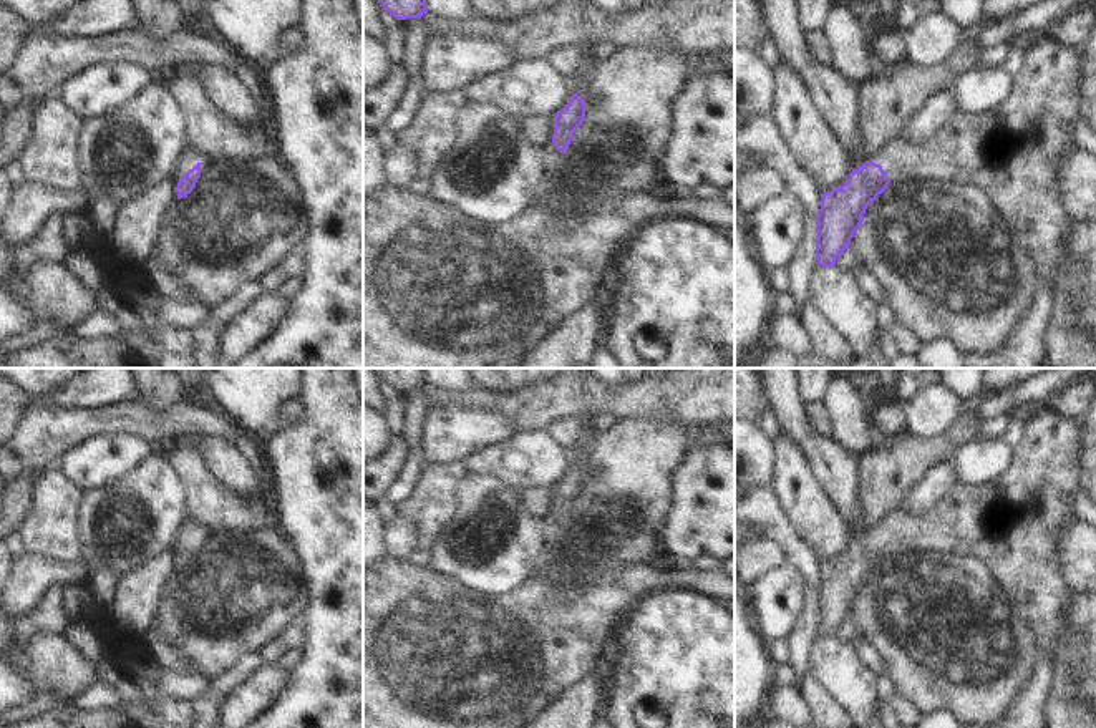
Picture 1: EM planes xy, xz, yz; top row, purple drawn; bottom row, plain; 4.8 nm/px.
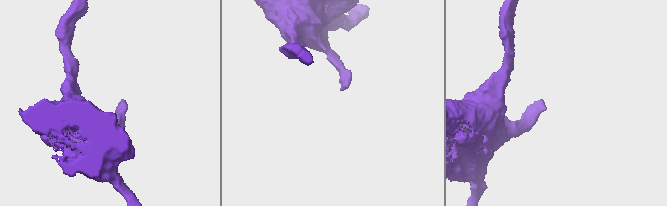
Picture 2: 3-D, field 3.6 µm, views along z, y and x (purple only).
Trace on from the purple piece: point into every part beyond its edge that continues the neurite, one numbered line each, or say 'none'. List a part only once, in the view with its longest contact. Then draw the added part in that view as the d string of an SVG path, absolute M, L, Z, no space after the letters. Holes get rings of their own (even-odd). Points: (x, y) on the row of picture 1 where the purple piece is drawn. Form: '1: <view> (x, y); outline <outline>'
1: yz (1017, 153); outline M1046 32L1023 43L1025 60L1008 99L985 114L955 113L940 133L920 148L890 141L867 161L880 164L890 184L968 184L983 189L1031 249L1053 290L1053 315L1046 330L1046 368L1096 368L1096 340L1089 330L1089 303L1096 295L1096 265L1073 249L1078 224L1066 209L1061 172L1079 151L1076 136L1083 101L1083 53Z

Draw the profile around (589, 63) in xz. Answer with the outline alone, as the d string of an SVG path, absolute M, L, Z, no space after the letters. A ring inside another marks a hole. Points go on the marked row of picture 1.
M594 38L590 43L582 46L582 63L579 68L579 85L575 88L575 93L584 98L585 101L585 111L594 108L597 104L594 95L592 95L592 81L594 81L594 73L599 66L600 61L597 61L592 55L592 46L597 43Z

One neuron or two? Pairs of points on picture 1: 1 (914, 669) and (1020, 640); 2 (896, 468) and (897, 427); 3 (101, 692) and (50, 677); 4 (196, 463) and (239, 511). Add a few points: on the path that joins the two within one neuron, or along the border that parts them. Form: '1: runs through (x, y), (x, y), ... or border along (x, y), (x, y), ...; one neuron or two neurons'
1: runs through (940, 647), (994, 647); one neuron
2: border along (906, 431), (894, 440); two neurons
3: border along (98, 679), (70, 702); two neurons
4: runs through (199, 476), (226, 503); one neuron

